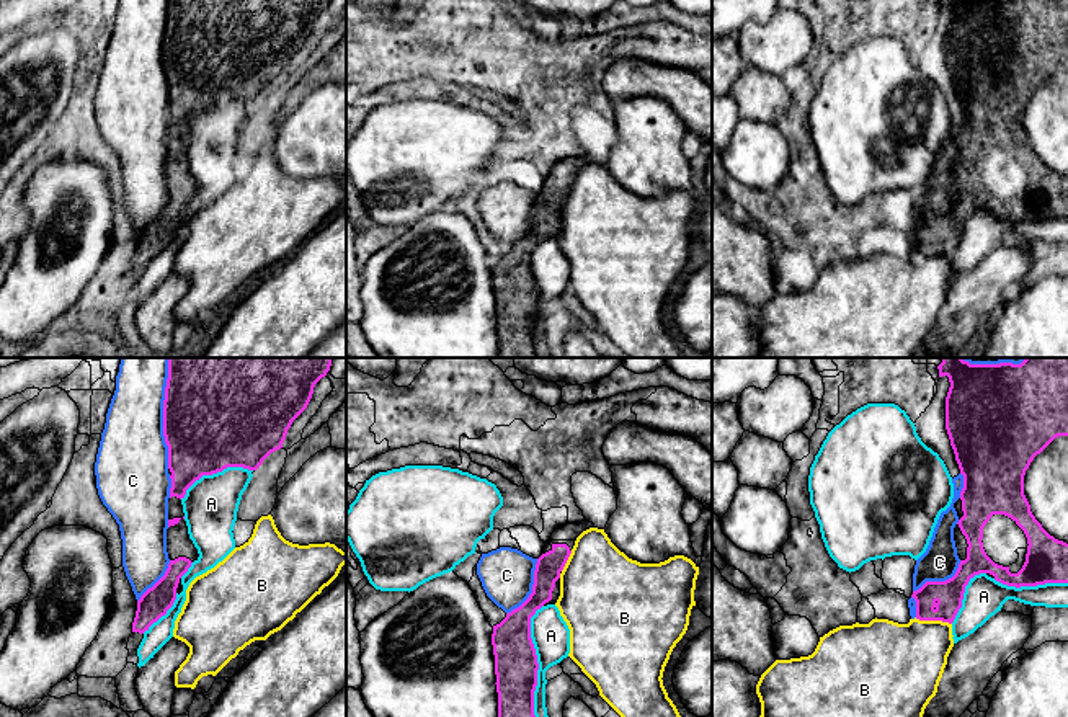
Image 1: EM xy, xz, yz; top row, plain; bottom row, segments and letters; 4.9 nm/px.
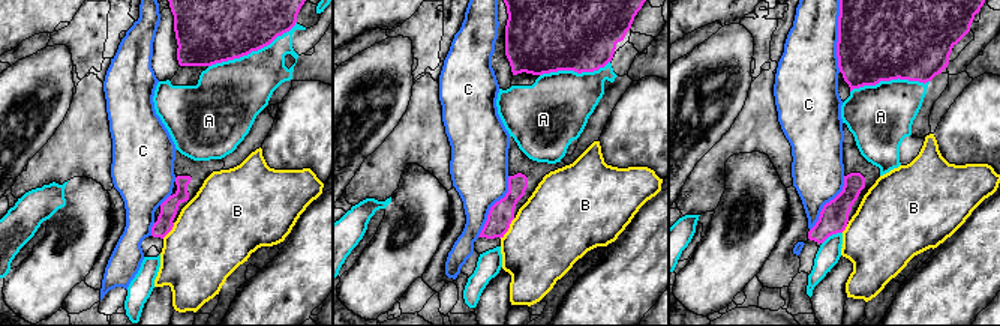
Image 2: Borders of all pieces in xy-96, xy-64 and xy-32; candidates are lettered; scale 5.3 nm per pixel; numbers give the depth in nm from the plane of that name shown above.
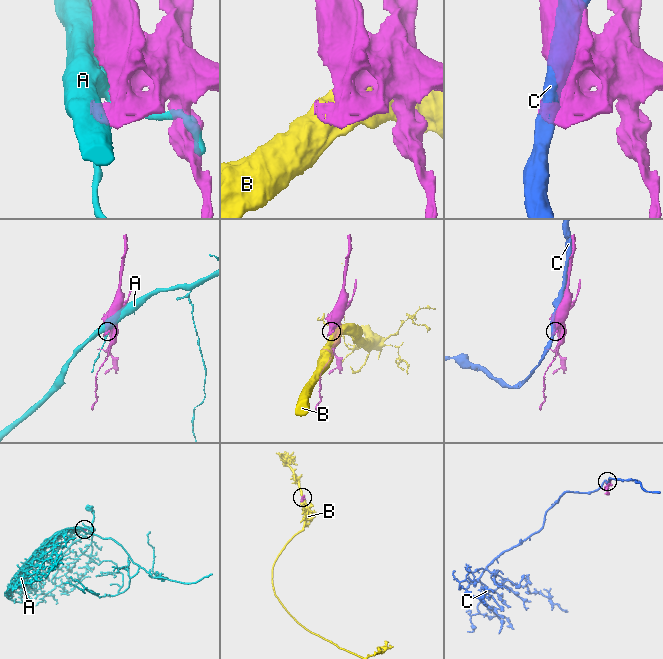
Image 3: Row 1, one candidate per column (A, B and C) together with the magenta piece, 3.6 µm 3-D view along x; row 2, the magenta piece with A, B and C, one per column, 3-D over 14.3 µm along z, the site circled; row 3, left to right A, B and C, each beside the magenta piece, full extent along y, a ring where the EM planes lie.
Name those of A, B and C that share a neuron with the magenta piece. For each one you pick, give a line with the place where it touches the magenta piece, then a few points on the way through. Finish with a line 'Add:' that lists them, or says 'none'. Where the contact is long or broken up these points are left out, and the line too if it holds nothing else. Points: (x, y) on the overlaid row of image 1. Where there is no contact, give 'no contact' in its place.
Add: none

